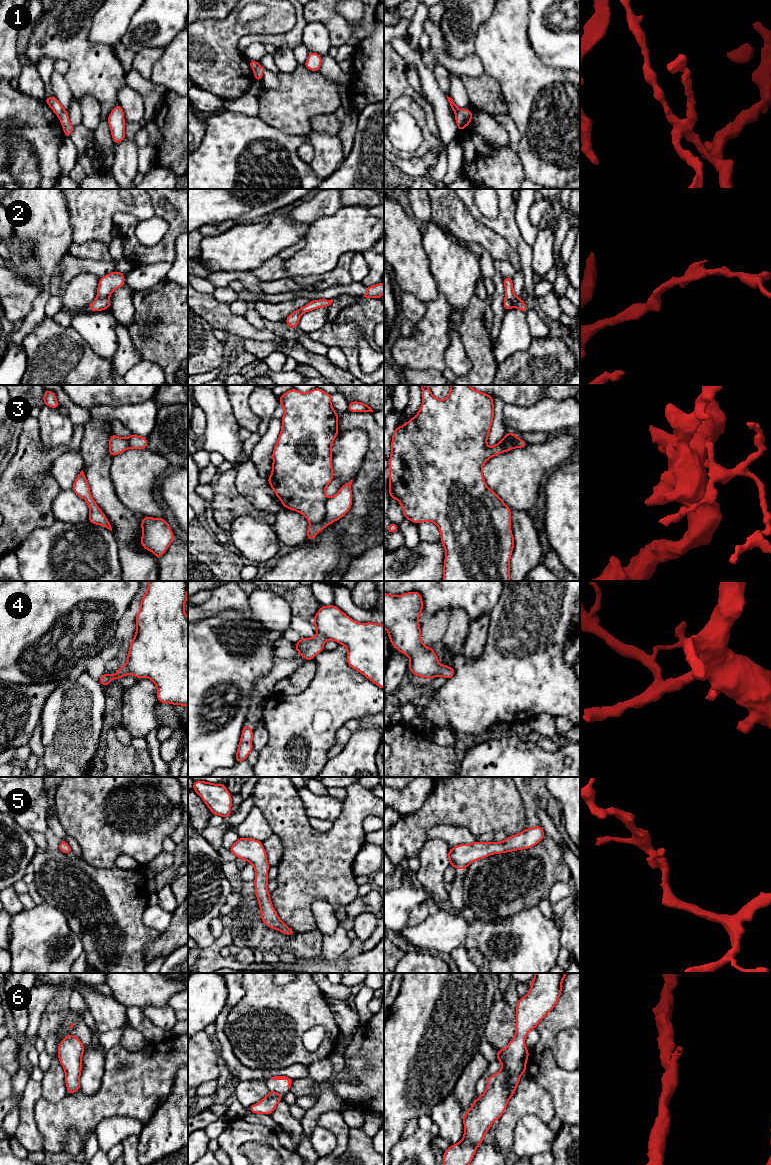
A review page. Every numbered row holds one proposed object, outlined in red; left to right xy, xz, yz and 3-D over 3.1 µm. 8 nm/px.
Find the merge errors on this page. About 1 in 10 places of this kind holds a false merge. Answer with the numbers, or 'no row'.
1, 3

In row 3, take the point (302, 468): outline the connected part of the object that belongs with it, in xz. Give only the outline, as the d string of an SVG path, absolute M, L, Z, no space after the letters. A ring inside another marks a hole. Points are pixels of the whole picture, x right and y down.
M319 387L307 393L292 388L279 397L279 403L284 408L284 416L281 419L281 432L272 453L272 473L267 480L284 508L301 513L310 524L321 523L324 520L328 499L325 489L334 479L331 448L339 432L339 415L332 407L331 397L331 394Z

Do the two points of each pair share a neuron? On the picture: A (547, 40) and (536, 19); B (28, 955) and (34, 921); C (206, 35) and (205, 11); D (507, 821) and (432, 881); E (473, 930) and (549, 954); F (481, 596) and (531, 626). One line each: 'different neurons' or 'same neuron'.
A: same neuron
B: same neuron
C: different neurons
D: different neurons
E: same neuron
F: different neurons

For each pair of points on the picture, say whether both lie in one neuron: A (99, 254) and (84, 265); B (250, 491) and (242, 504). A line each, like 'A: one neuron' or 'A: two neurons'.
A: two neurons
B: two neurons

